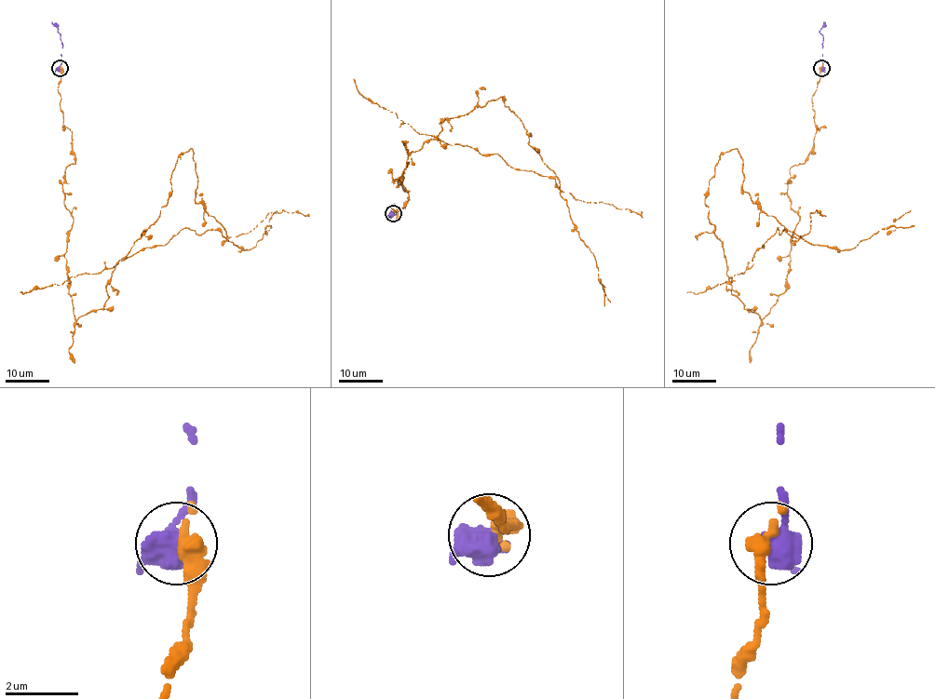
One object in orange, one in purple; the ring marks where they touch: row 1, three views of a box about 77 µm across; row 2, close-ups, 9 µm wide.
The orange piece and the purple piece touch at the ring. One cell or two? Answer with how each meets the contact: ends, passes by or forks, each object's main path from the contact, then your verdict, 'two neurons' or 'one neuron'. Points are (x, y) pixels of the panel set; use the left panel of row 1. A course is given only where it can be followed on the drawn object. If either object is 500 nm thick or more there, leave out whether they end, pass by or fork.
orange via (60, 68), (75, 319), (103, 308), (186, 151), (195, 201), (227, 237), (184, 227), (20, 292) | purple via (60, 68), (62, 43), (51, 21) | one neuron

